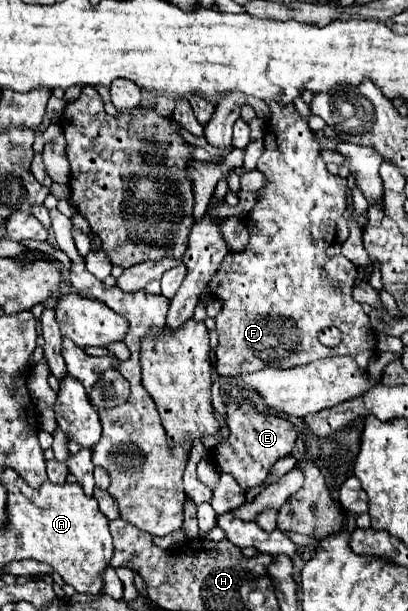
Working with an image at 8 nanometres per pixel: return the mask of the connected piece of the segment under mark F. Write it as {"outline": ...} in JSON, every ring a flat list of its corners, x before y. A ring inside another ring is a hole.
{"outline":[[268,103,270,119,264,133,264,153,258,159,260,169,268,185,260,191,260,199,248,215,248,229,252,239,242,253,228,253,224,265,210,281,210,293,224,301,222,311,216,315,218,331,218,373,220,375,242,375,260,369,286,369,306,365,314,359,330,355,354,355,358,367,368,367,370,357,376,353,376,335,370,327,370,319,352,299,352,285,356,283,358,271,344,257,328,257,326,249,336,237,336,219,346,209,346,179,334,177,326,171,326,163,320,159,320,143,314,131,308,127,308,119,302,117,296,107],[324,327,338,327,342,343,336,349,326,349,318,341,318,333]]}

